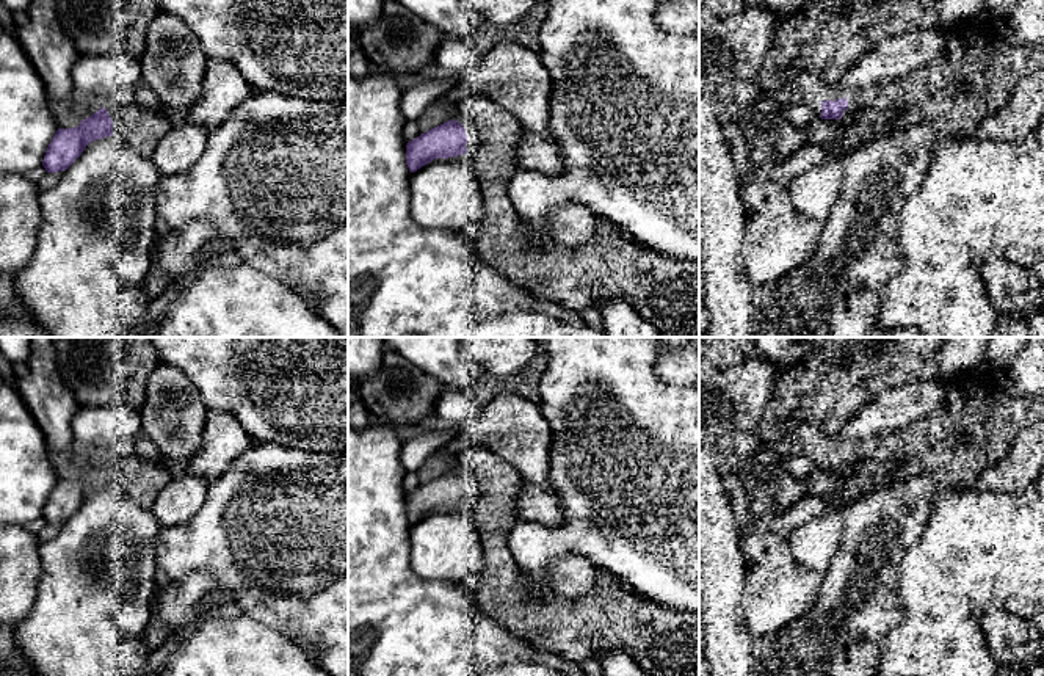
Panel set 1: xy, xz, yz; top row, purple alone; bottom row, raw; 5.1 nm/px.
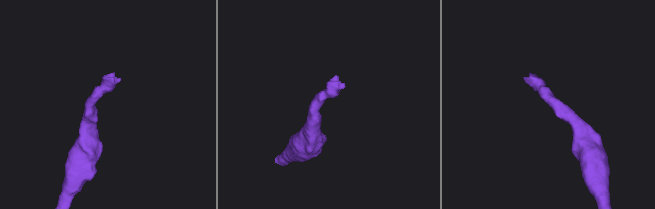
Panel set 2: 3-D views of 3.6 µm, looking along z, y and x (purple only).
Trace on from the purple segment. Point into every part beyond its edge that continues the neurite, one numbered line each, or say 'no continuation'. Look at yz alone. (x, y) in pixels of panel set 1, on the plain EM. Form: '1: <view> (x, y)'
1: yz (809, 441)
2: yz (850, 491)

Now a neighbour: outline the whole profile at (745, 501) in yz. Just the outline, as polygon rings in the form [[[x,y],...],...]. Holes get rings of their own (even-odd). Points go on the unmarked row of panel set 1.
[[[738,475],[724,477],[724,485],[741,532],[749,532],[752,516],[760,511],[759,494]]]

